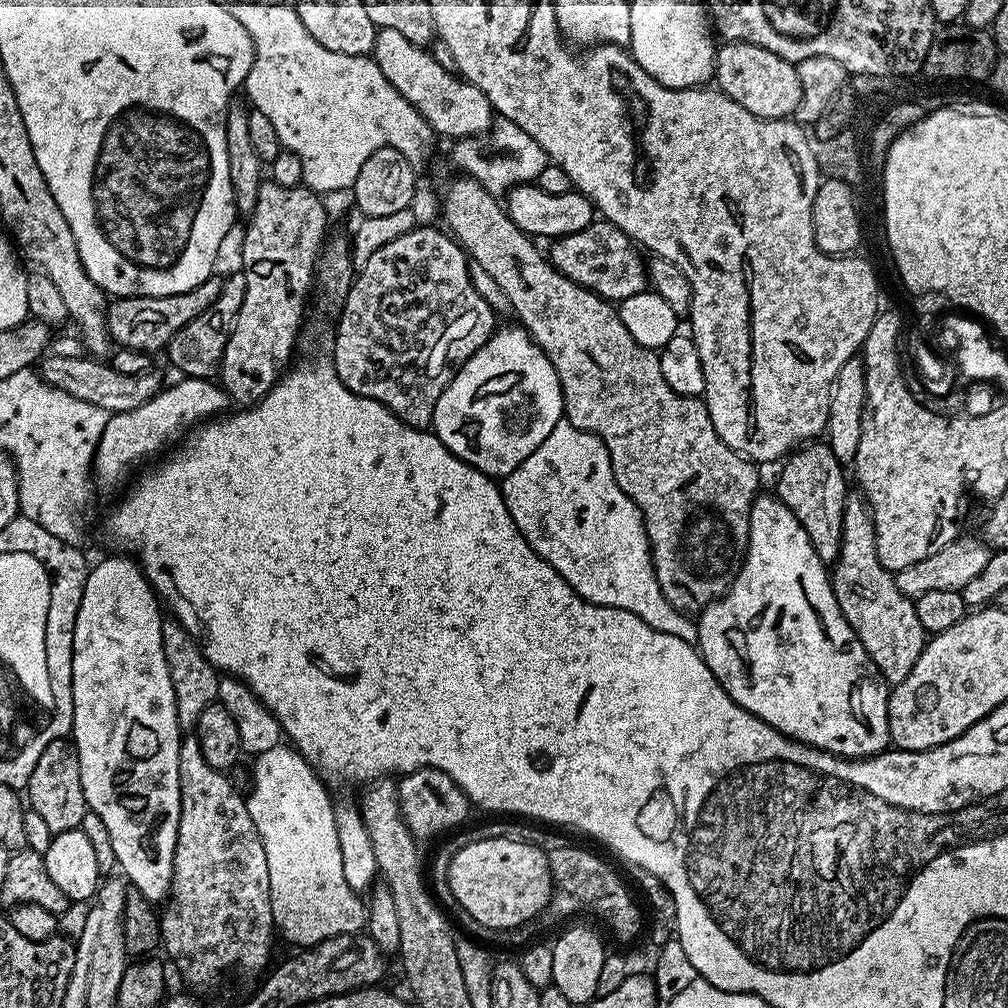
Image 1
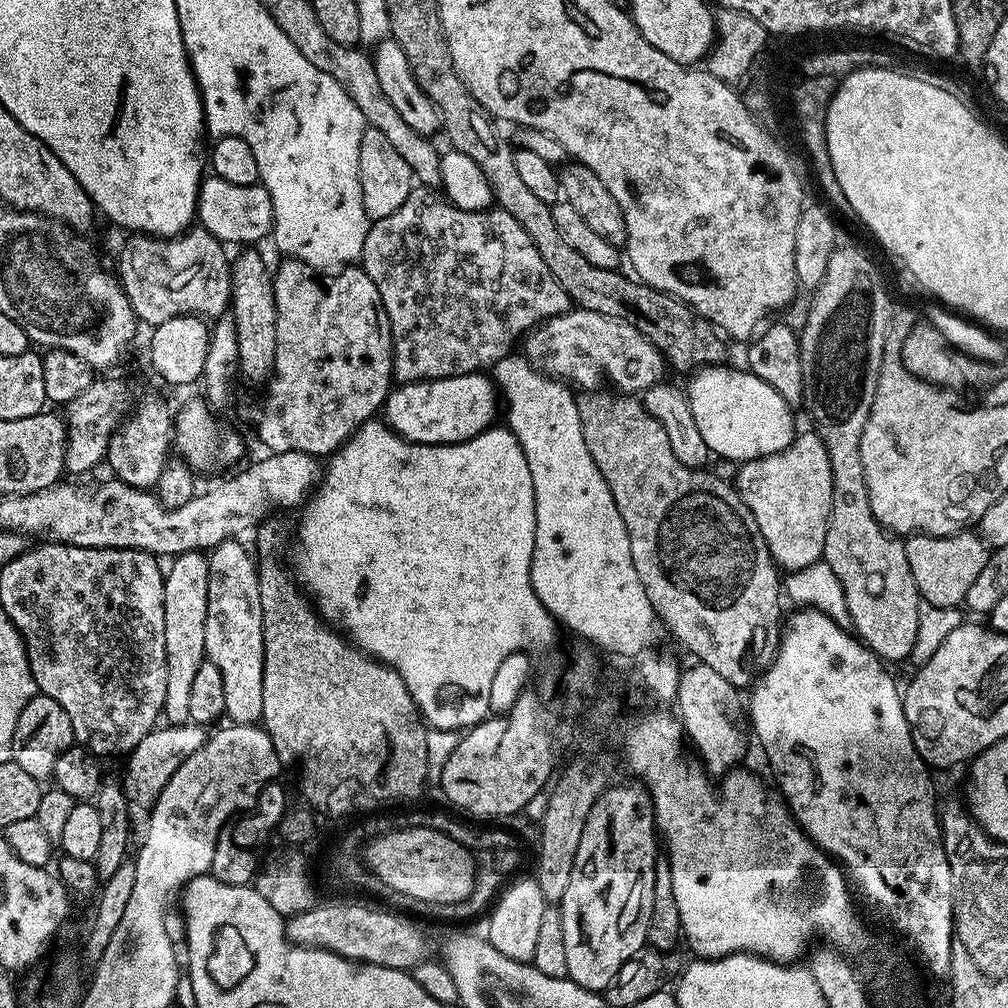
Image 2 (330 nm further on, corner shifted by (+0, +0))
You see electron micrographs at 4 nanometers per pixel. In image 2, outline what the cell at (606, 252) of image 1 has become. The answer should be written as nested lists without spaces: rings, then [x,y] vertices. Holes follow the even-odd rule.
[[[428,186],[413,187],[412,192],[394,210],[394,214],[386,214],[386,218],[375,221],[369,227],[364,243],[364,255],[362,257],[362,267],[364,273],[378,286],[378,294],[382,298],[382,306],[390,318],[390,330],[392,331],[392,374],[401,385],[412,384],[416,381],[430,381],[440,379],[450,379],[452,376],[470,375],[479,373],[481,370],[491,369],[504,356],[513,351],[512,343],[519,341],[521,337],[532,331],[537,324],[561,316],[564,312],[573,307],[572,299],[558,286],[554,274],[546,270],[546,262],[542,262],[542,254],[538,254],[538,246],[530,242],[530,234],[518,226],[518,218],[506,214],[498,206],[491,206],[483,212],[471,212],[462,210],[448,202],[447,199],[435,196],[433,189]]]

